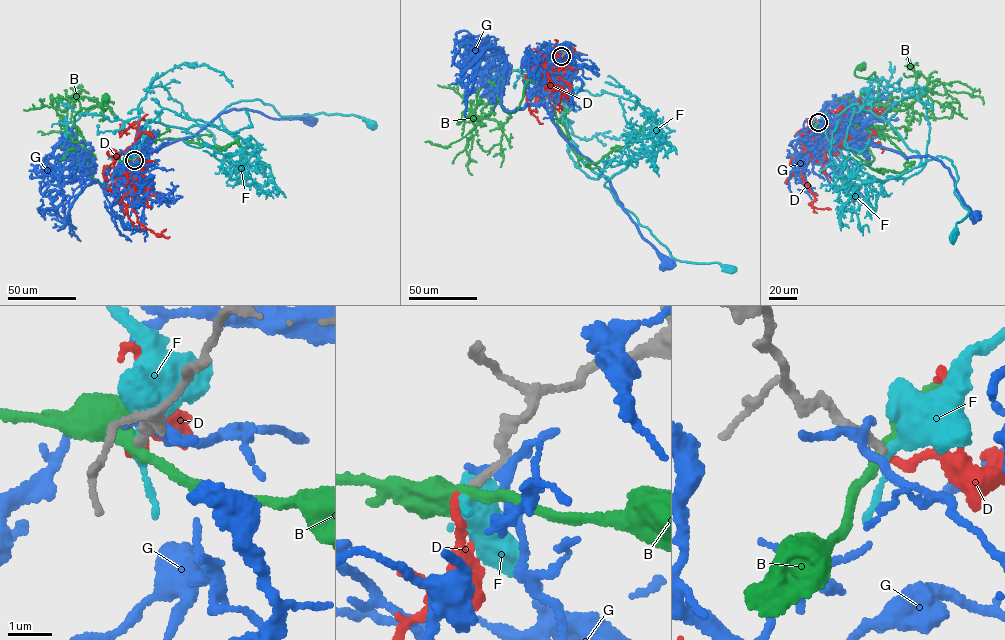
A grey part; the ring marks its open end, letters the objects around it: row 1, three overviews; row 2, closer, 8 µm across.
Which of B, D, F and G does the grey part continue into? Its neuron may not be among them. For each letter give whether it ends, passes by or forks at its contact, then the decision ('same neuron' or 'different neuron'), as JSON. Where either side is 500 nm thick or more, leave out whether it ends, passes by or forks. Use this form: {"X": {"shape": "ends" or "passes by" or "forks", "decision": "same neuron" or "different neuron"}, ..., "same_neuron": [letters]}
{"B": {"shape": "passes by", "decision": "different neuron"}, "D": {"shape": "ends", "decision": "same neuron"}, "F": {"shape": "passes by", "decision": "different neuron"}, "G": {"shape": "passes by", "decision": "different neuron"}, "same_neuron": ["D"]}

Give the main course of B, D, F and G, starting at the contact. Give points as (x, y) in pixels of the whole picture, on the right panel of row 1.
B: (818, 122), (874, 159), (865, 121), (901, 110), (879, 101), (874, 72), (856, 76), (861, 66)
D: (818, 122), (837, 120), (831, 137), (839, 154), (807, 161), (801, 174), (811, 205), (831, 209)
F: (818, 122), (858, 104), (890, 123), (919, 164), (951, 161), (954, 192), (969, 212), (952, 237)
G: (818, 122), (841, 147), (881, 146), (906, 158), (929, 155), (941, 161), (947, 167), (962, 201), (976, 217)

